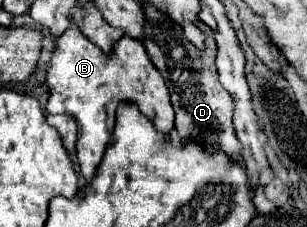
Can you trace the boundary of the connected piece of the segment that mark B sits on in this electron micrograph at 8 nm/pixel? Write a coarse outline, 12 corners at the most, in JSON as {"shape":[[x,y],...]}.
{"shape":[[71,26],[47,68],[47,114],[77,120],[85,180],[121,102],[175,134],[165,80],[127,34],[105,56]]}

